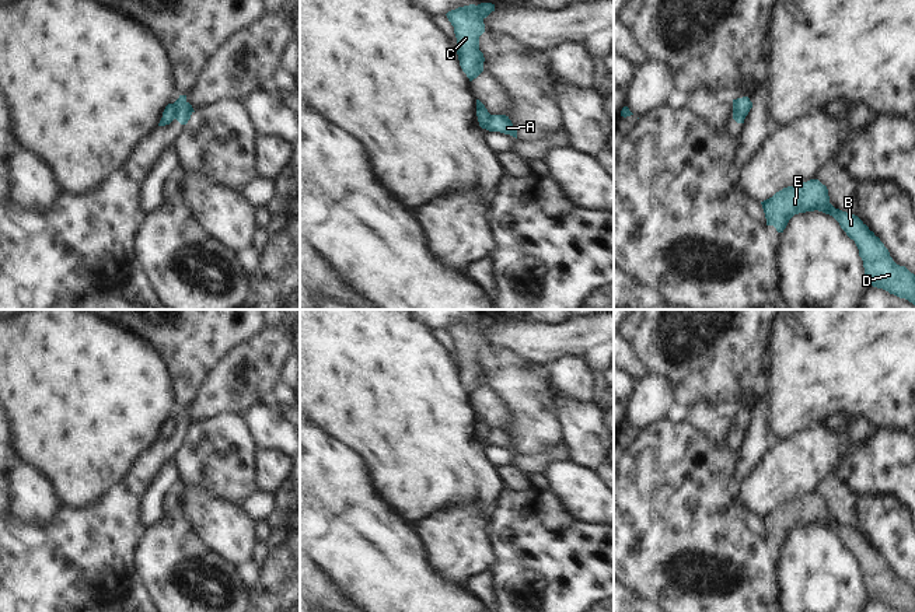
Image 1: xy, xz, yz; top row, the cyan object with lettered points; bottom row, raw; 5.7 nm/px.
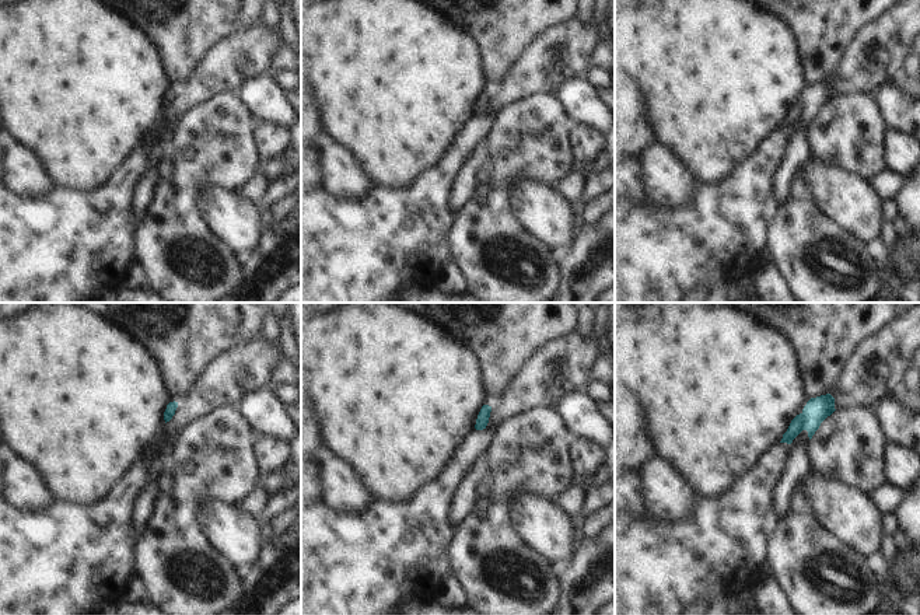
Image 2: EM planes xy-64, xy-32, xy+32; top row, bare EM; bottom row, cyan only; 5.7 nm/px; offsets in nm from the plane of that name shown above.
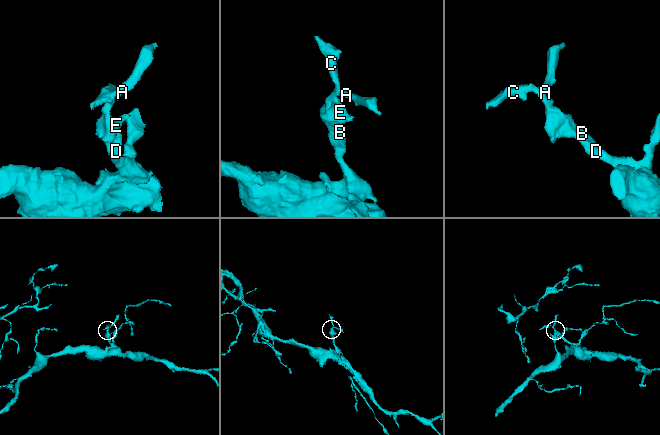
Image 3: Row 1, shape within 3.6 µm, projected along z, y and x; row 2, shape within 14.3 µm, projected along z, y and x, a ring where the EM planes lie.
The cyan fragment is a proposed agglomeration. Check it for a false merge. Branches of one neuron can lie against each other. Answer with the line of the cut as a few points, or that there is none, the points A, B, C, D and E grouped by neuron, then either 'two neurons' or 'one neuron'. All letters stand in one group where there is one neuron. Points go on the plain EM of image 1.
cut xy (174, 416), (175, 432); groups A / B C D E; two neurons

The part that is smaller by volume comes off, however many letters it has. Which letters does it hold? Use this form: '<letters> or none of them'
A

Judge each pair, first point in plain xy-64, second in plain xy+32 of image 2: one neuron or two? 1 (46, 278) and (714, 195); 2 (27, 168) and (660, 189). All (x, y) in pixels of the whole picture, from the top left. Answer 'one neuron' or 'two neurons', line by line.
1: one neuron
2: one neuron

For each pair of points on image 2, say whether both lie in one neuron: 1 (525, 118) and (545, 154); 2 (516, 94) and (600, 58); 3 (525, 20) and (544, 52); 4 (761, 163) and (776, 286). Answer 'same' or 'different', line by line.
1: same
2: different
3: different
4: different

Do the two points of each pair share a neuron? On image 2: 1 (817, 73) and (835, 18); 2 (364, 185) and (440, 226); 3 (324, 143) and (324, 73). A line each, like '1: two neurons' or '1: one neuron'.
1: one neuron
2: two neurons
3: two neurons

